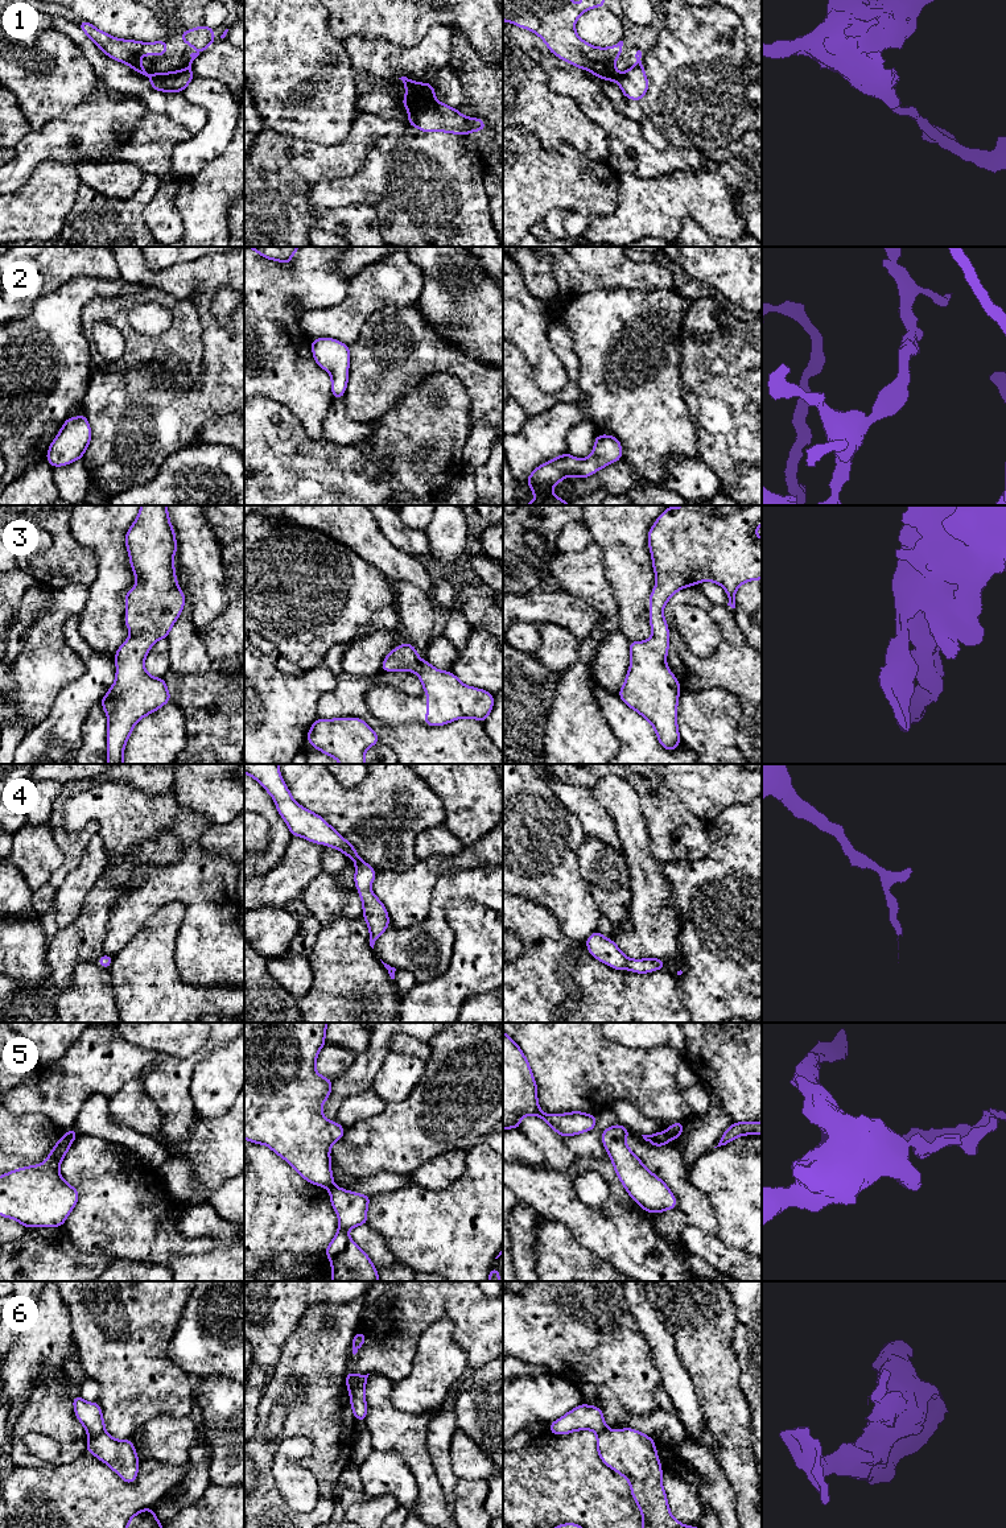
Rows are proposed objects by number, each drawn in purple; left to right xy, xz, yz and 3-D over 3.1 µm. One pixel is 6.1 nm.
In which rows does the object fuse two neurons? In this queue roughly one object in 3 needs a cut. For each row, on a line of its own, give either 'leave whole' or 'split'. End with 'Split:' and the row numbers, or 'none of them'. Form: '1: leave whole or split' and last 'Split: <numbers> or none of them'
1: split
2: leave whole
3: leave whole
4: leave whole
5: split
6: split
Split: 1, 5, 6

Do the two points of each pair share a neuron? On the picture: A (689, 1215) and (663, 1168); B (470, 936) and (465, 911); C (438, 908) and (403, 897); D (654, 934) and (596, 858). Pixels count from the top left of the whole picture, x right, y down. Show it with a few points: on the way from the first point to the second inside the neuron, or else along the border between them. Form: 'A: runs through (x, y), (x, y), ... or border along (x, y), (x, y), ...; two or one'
A: runs through (689, 1204), (689, 1198), (675, 1180); one
B: runs through (470, 929), (470, 921), (466, 917); one
C: border along (440, 876), (431, 896), (428, 915), (408, 928); two
D: border along (629, 870), (629, 917), (614, 929); two

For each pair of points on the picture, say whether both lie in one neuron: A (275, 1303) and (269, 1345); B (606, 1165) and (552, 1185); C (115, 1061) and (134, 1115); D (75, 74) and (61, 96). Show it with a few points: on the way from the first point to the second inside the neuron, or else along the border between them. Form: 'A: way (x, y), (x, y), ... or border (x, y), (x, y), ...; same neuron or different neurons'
A: way (269, 1313), (269, 1334); same neuron
B: way (593, 1165), (580, 1165), (565, 1178); same neuron
C: border (151, 1098), (144, 1080), (134, 1077), (110, 1099); different neurons
D: way (70, 79), (61, 91); same neuron

